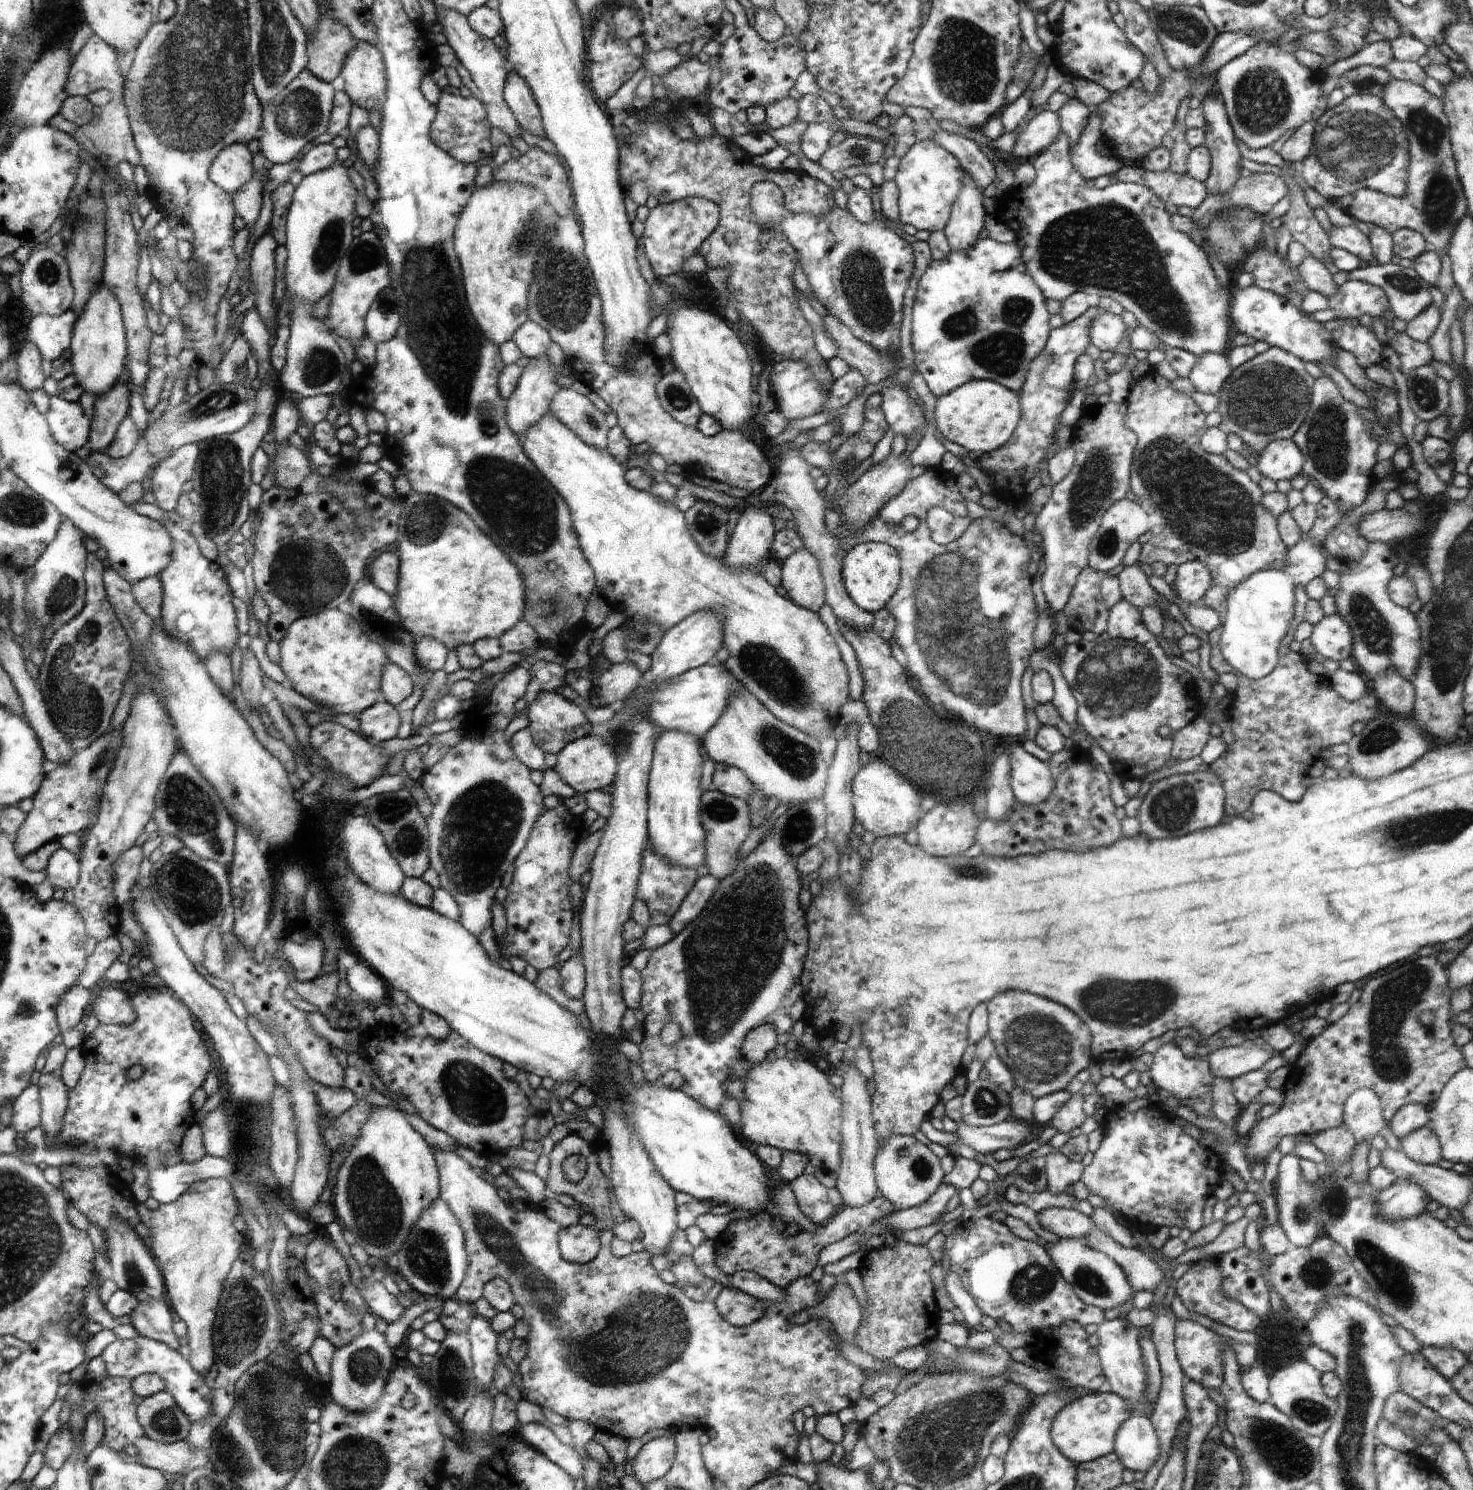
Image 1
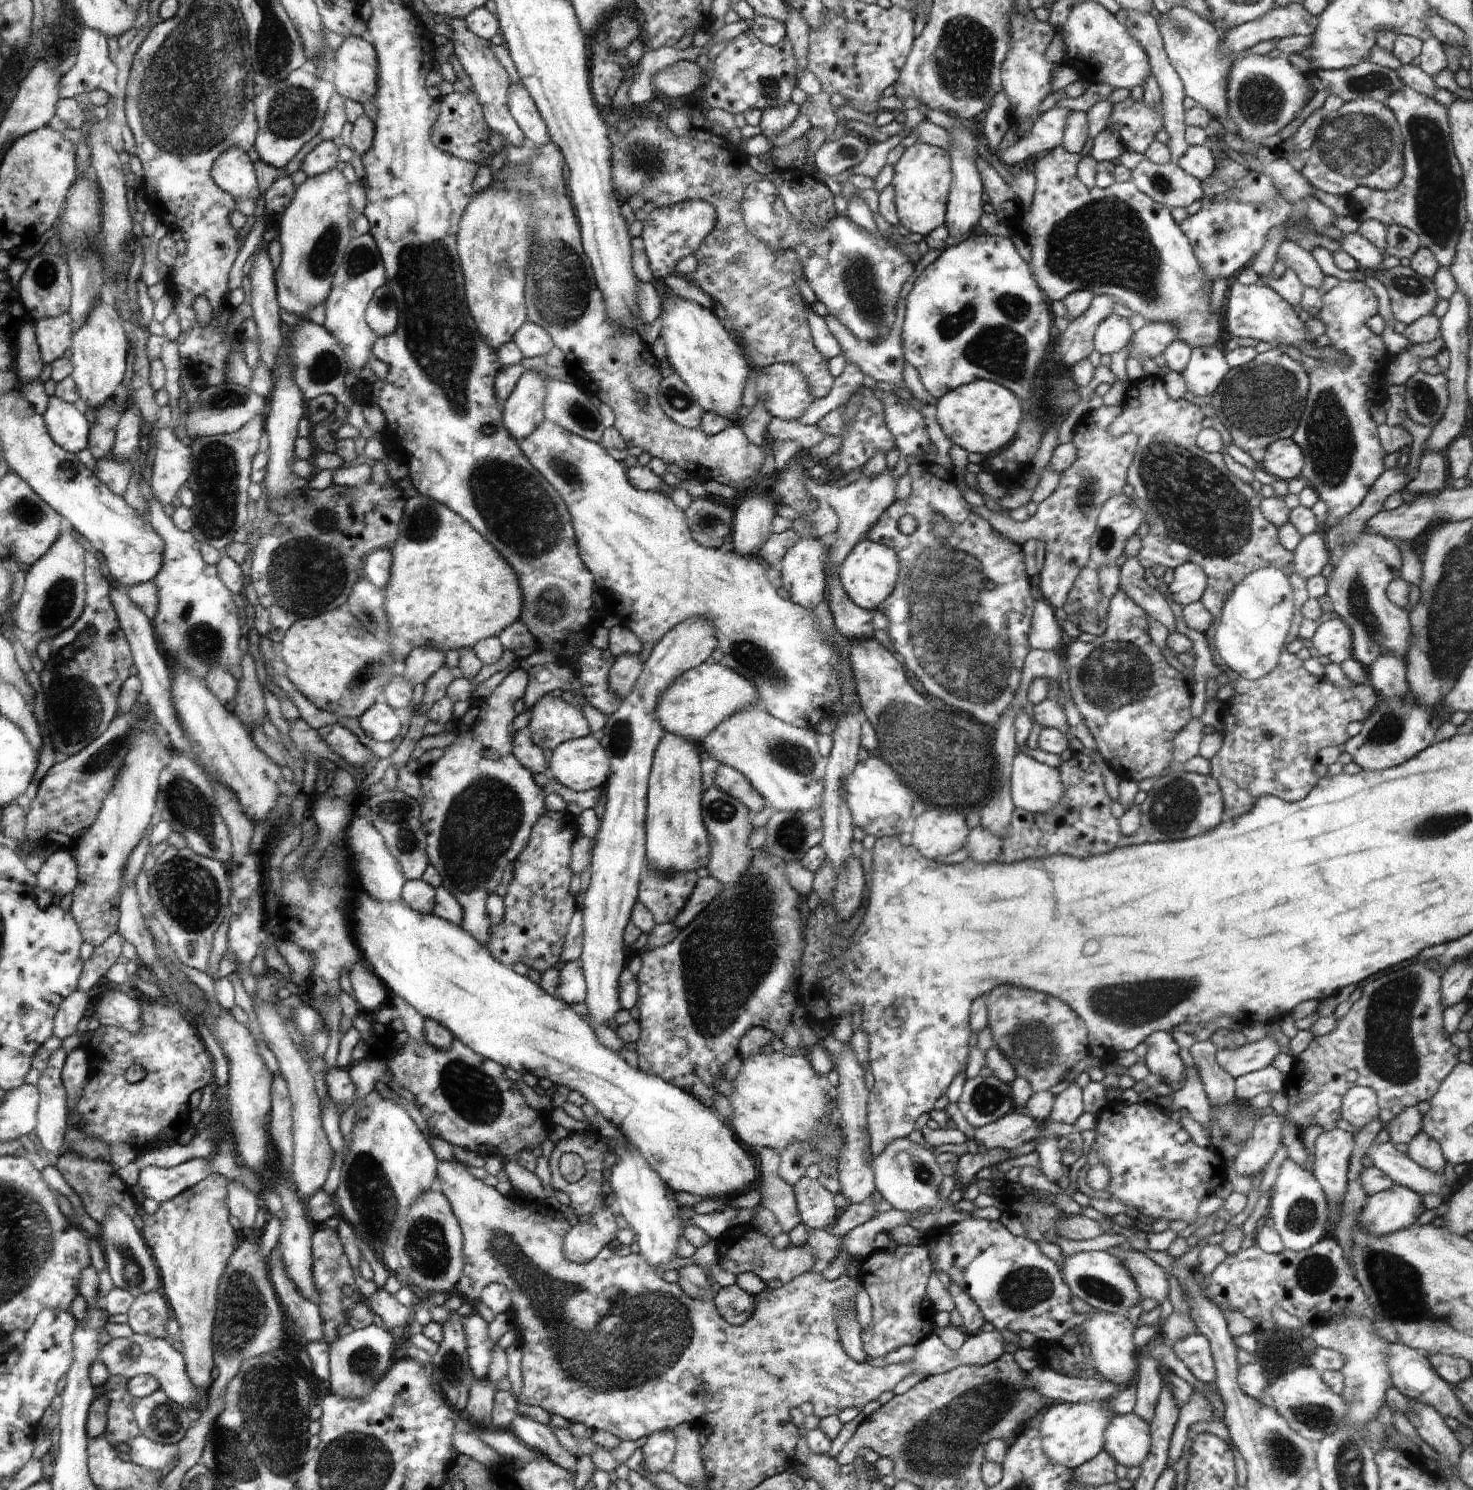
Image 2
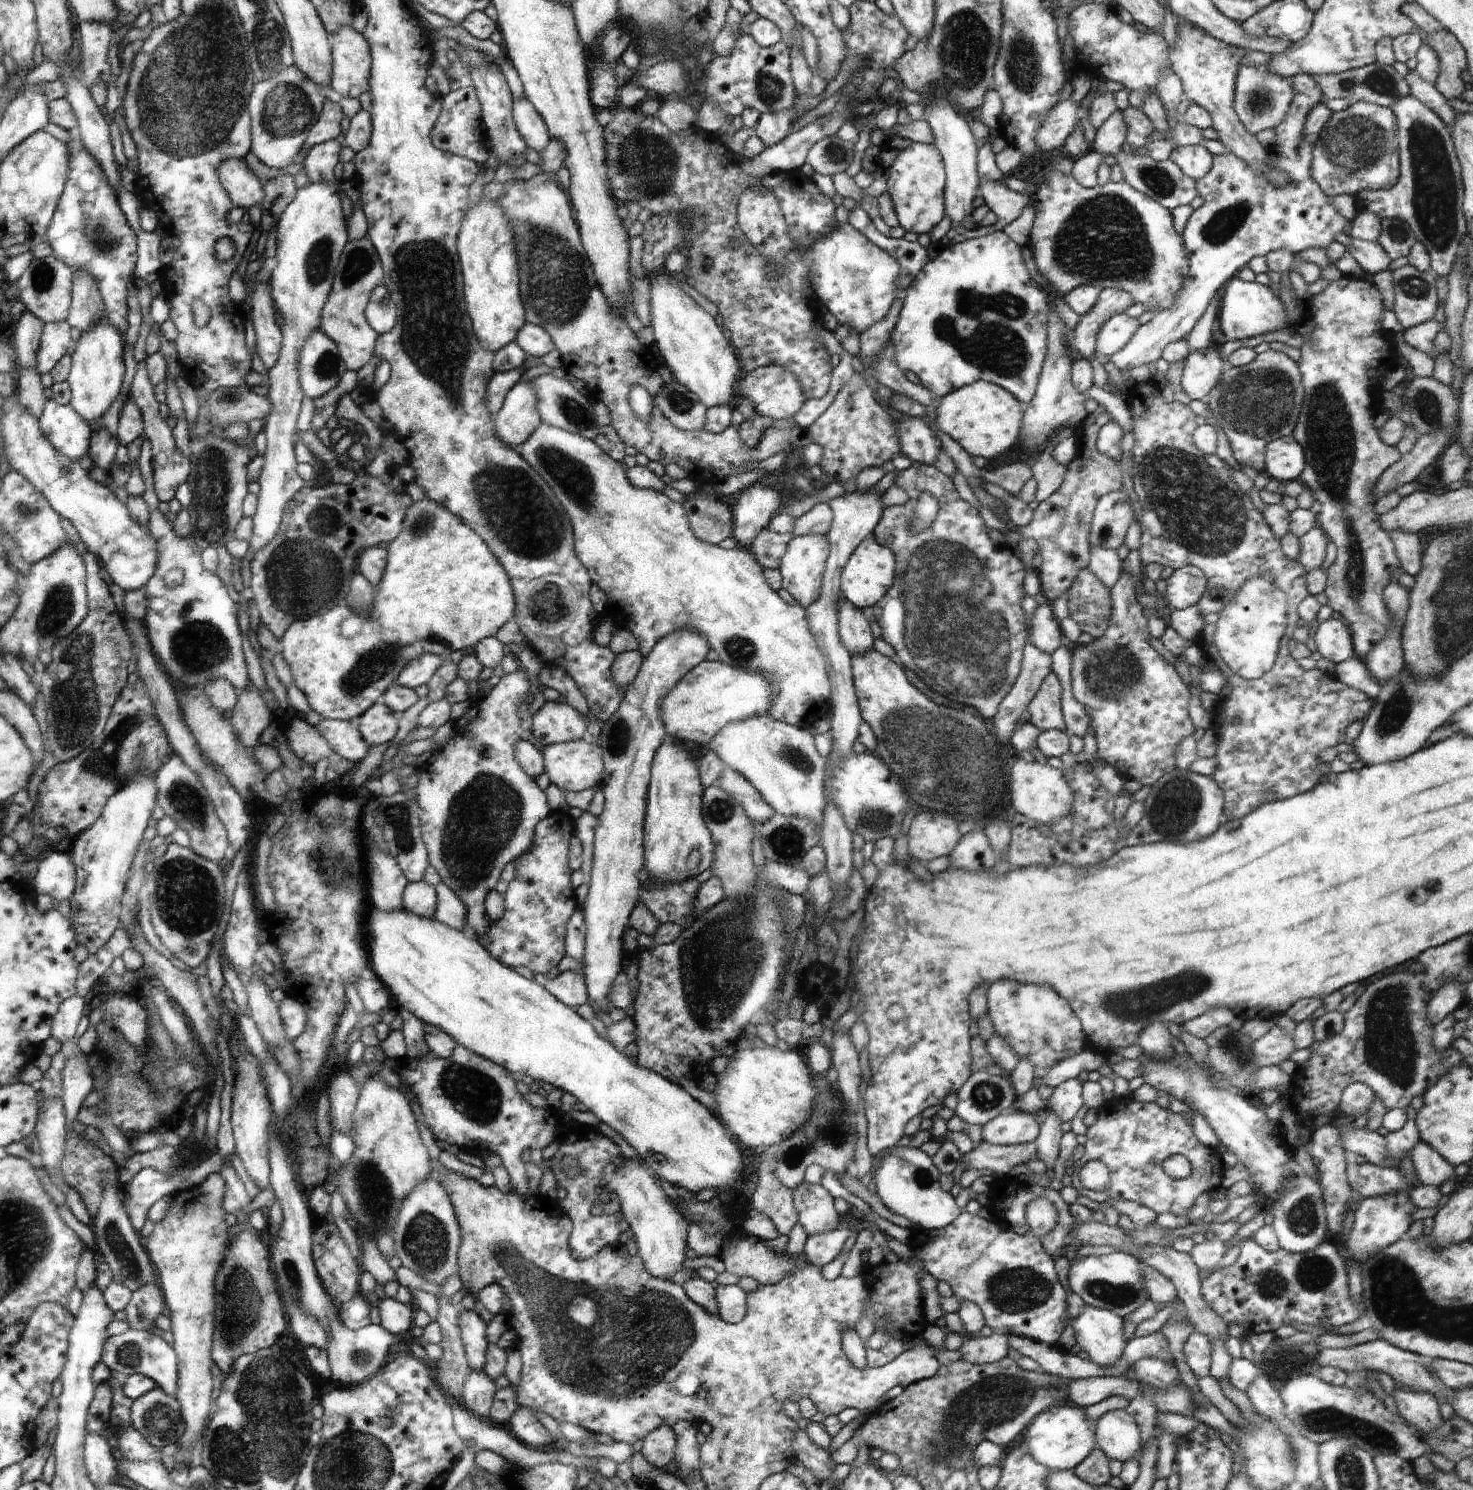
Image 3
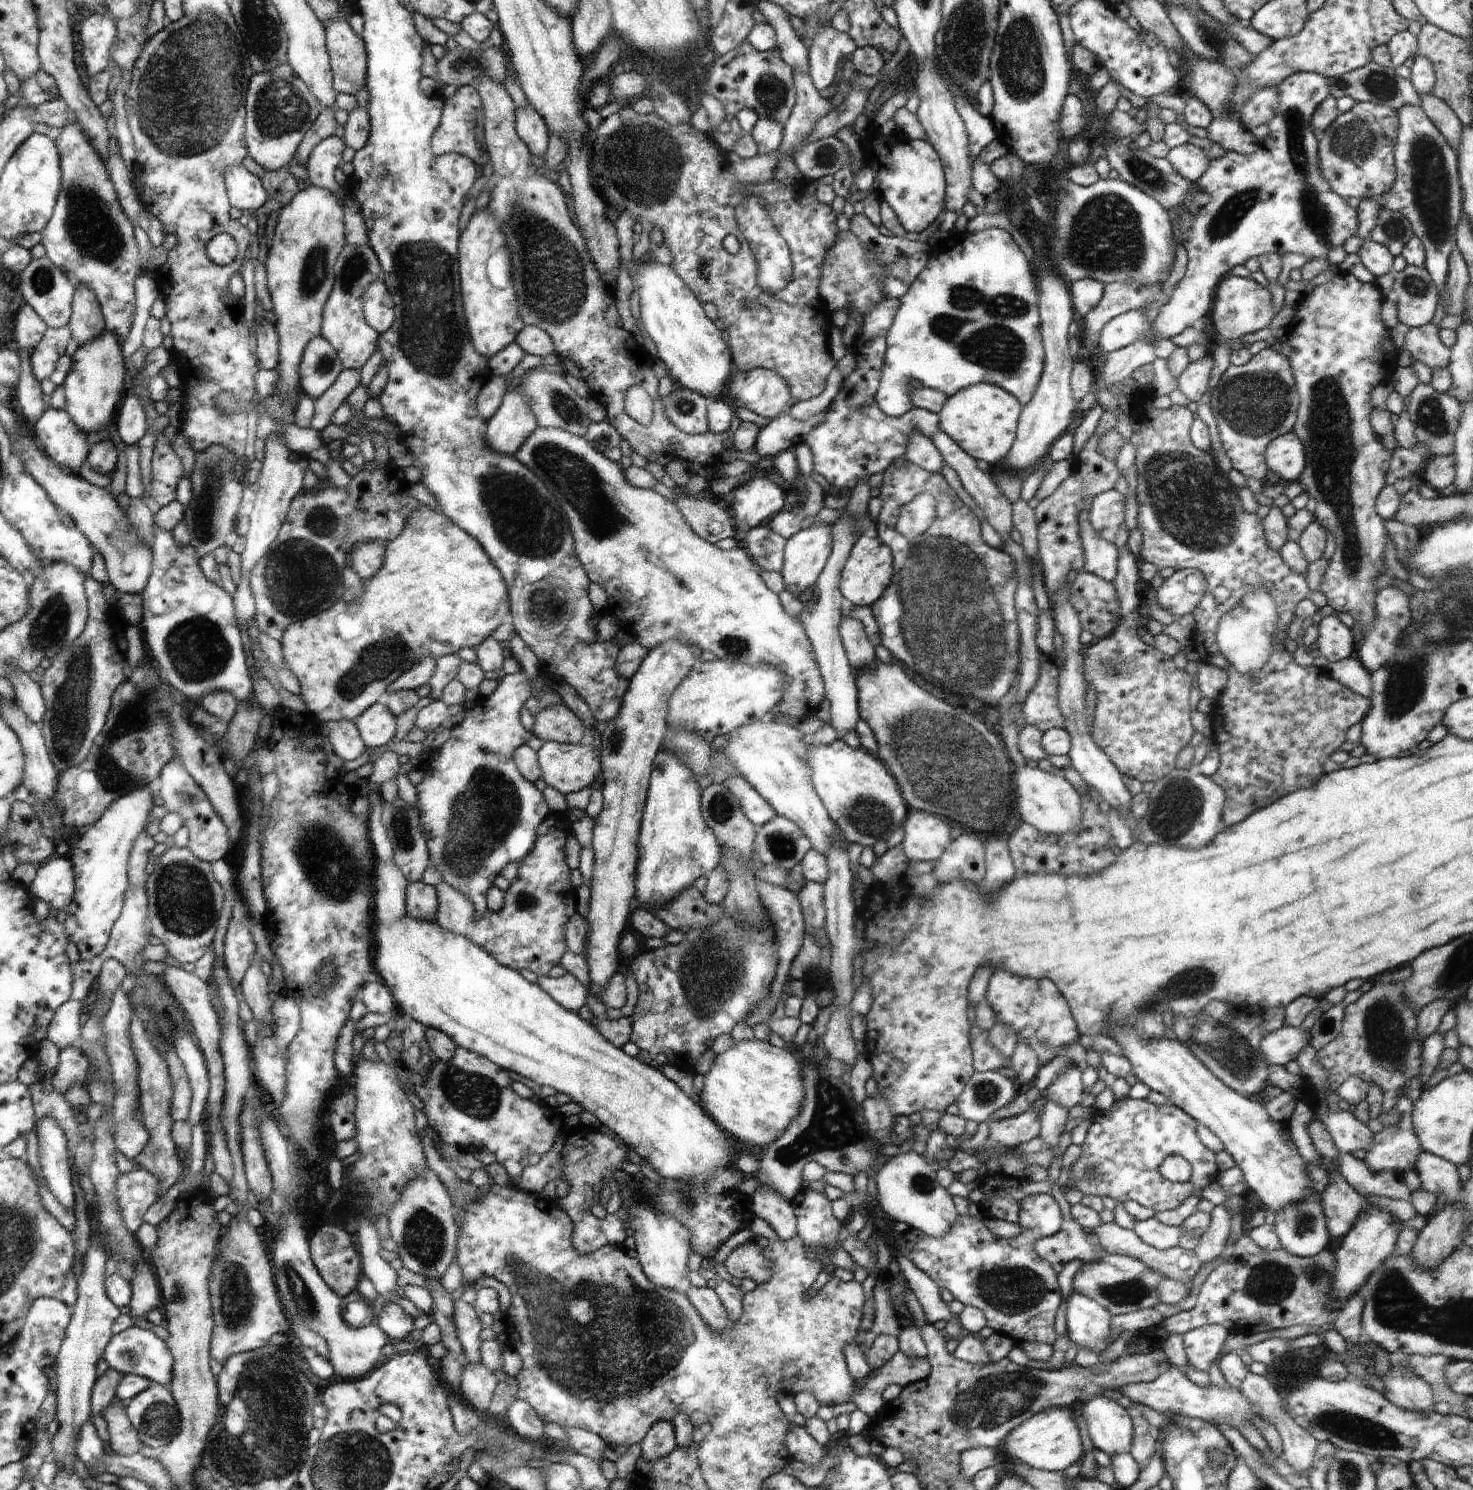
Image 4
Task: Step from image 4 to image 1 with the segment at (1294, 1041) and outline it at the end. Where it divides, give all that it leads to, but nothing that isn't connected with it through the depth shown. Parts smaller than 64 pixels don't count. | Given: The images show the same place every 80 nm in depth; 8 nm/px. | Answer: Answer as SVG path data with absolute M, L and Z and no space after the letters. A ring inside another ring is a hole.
M1222 1047L1208 1054L1208 1066L1214 1077L1231 1081L1250 1071L1257 1071L1272 1056L1264 1048Z

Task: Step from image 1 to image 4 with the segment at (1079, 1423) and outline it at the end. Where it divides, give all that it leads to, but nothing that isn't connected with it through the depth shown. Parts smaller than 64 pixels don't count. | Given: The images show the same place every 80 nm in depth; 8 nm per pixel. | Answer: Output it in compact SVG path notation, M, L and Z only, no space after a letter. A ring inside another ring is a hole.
M1066 1407L1046 1409L1017 1426L1005 1438L1005 1450L1021 1464L1045 1471L1063 1472L1082 1456L1082 1438L1074 1413Z

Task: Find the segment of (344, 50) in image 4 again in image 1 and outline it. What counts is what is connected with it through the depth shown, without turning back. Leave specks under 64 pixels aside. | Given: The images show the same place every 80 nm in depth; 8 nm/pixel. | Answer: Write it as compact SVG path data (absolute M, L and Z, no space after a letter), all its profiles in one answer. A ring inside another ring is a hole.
M358 42L347 57L340 76L353 104L369 111L380 108L387 96L387 70L378 46Z

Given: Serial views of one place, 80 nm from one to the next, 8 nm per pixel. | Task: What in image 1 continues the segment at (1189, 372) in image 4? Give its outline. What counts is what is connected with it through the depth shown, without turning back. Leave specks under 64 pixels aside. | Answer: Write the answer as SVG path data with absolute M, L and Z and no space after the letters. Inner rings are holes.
M1208 353L1197 357L1190 371L1189 379L1198 392L1217 394L1231 373L1226 355Z

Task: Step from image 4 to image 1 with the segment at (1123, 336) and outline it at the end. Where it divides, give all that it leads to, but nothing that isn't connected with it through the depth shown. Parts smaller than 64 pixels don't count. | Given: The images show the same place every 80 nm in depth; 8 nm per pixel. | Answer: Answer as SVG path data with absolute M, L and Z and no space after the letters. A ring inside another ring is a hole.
M1101 309L1091 320L1090 342L1101 351L1110 350L1114 352L1116 345L1125 335L1126 330L1128 328L1120 315Z

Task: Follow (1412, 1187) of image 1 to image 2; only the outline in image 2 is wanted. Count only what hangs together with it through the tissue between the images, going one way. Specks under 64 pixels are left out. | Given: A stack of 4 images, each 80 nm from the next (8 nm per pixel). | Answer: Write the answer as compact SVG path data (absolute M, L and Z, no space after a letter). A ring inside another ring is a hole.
M1401 1184L1369 1197L1358 1220L1377 1237L1413 1225L1426 1210L1423 1195Z

